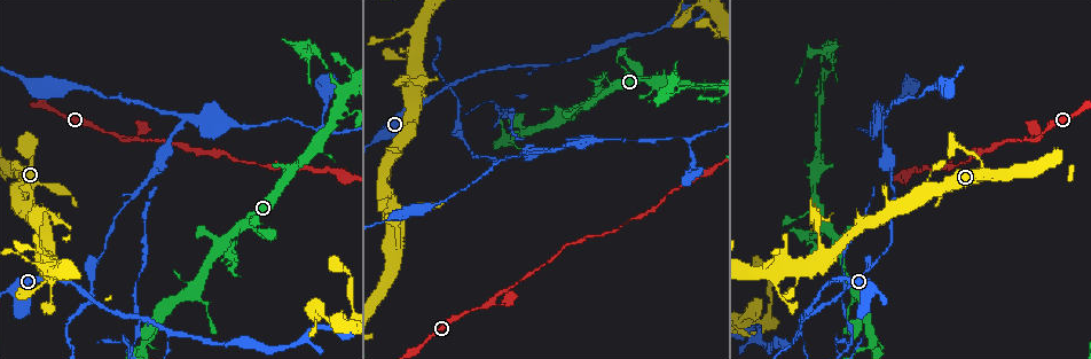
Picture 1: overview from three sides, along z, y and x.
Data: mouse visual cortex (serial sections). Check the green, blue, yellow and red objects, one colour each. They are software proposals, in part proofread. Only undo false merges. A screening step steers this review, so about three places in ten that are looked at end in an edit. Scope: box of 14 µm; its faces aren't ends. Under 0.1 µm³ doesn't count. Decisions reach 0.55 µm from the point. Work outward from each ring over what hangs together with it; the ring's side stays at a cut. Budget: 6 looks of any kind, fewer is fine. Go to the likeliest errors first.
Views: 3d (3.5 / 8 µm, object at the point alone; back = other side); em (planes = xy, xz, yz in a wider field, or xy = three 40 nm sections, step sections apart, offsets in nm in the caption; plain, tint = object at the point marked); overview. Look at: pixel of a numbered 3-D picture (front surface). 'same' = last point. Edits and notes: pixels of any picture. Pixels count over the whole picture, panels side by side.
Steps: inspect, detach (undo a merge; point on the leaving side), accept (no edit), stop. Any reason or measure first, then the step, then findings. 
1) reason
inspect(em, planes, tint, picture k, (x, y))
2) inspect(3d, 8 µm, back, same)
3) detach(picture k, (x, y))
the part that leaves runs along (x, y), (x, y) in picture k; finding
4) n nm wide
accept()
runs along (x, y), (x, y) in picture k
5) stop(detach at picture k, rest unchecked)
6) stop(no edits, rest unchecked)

side arm on a straight run
inspect(3d, 8 µm, picture 1, (800, 333))

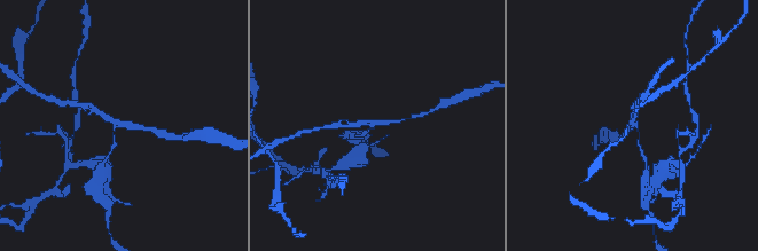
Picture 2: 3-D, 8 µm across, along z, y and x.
closer look
inspect(3d, 3.5 µm, picture 2, (634, 123))

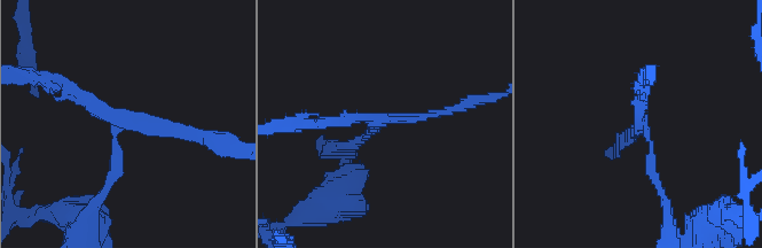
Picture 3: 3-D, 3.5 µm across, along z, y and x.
inspect(em, xy, step 2, tint, picture 3, (120, 118))

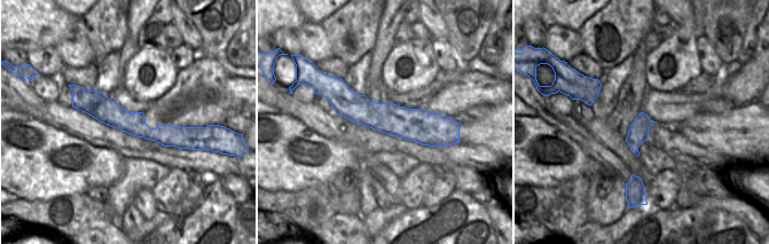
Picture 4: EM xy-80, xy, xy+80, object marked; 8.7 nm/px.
detach(picture 3, (656, 176))
the part that leaves runs along (650, 139), (650, 171), (667, 199) in picture 3; a second cell is stuck on

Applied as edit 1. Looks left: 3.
see it whole again
inspect(overview)

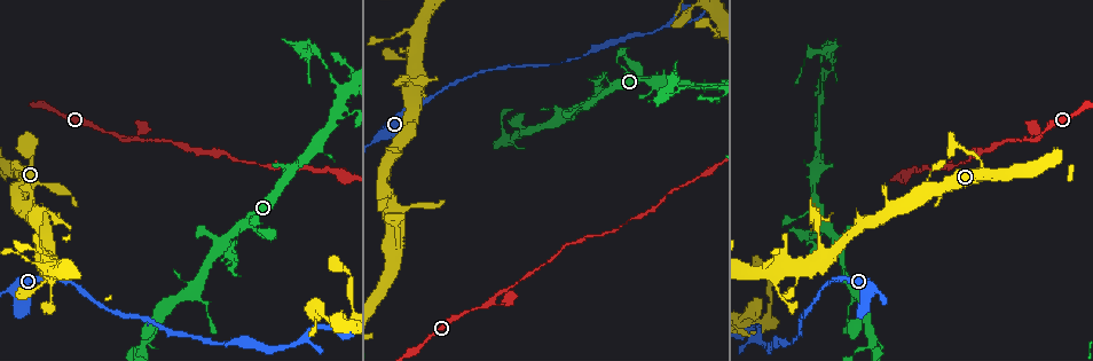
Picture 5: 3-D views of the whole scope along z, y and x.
two arms in line, one across
inspect(3d, 3.5 µm, picture 5, (124, 137))

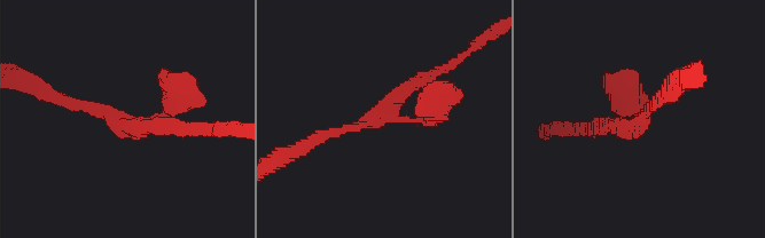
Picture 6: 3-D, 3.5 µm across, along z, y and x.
3 arms; arms of 150, 200, 250 nm; shape alone is not enough
inspect(em, xy, step 1, tint, picture 6, (128, 126))

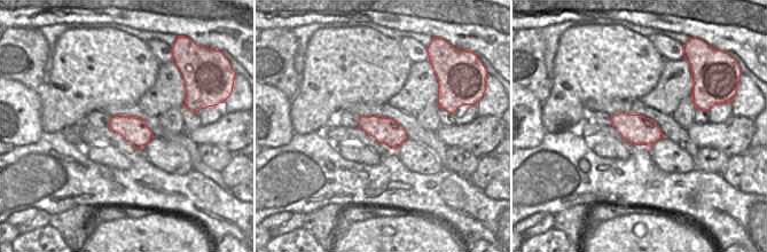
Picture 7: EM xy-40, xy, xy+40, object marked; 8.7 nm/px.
accept()
runs along (320, 136), (363, 125), (443, 70) in picture 6; continuous, no second cell

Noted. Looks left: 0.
stop(detach at picture 3, rest unchecked)

